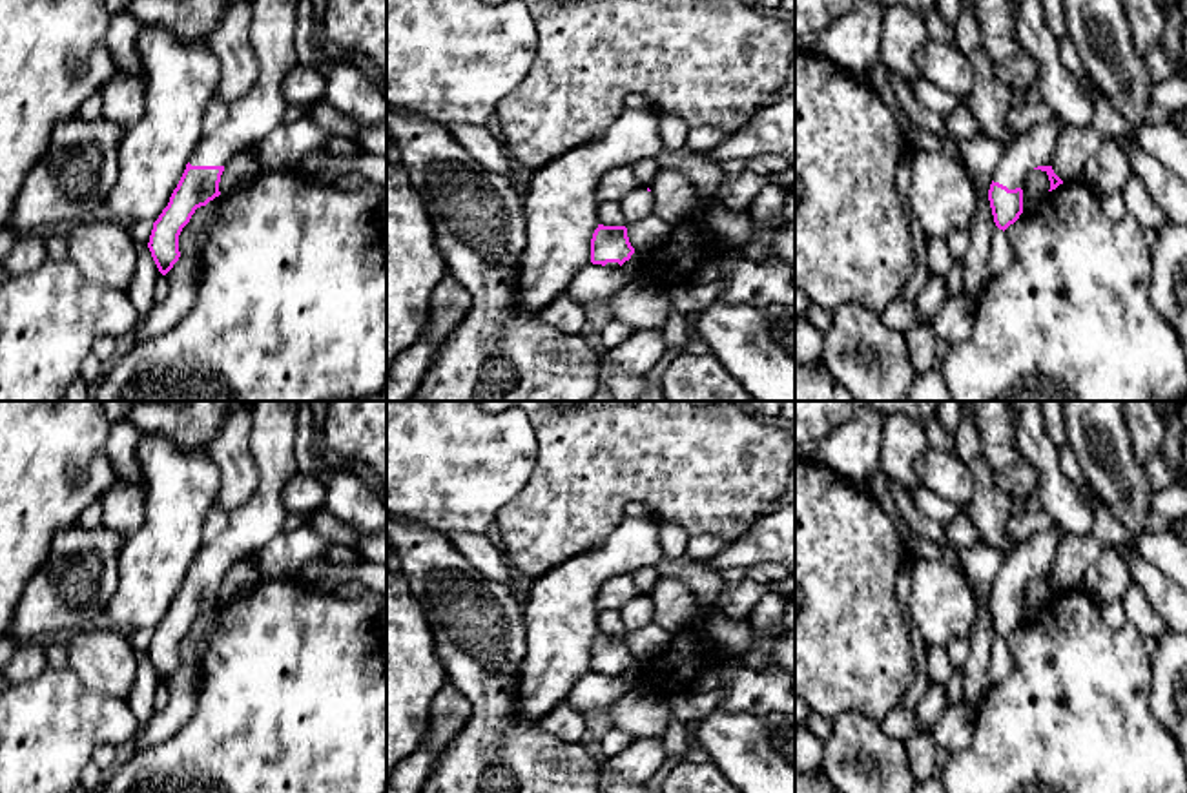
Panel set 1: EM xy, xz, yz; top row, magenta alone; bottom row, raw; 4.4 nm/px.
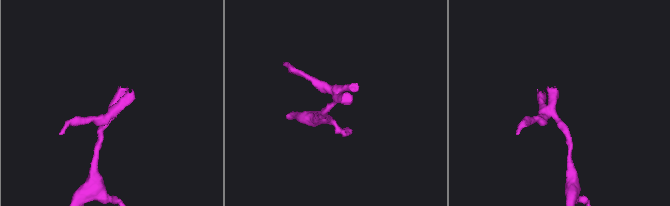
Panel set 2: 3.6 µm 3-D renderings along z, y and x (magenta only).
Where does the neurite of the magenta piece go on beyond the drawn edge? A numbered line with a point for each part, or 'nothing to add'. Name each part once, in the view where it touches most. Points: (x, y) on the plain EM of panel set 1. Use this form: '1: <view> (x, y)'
1: xy (272, 431)

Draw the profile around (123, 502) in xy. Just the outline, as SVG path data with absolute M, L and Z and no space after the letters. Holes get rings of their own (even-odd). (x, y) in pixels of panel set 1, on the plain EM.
M117 479L100 496L104 516L102 527L119 532L124 538L139 530L144 520L146 489L142 483Z

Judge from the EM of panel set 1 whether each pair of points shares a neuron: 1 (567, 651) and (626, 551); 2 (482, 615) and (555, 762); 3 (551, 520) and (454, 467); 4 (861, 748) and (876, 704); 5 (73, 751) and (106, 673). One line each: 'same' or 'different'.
1: same
2: same
3: different
4: different
5: different

